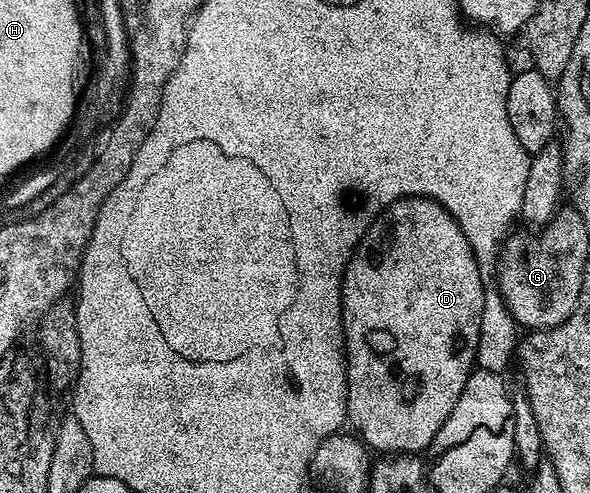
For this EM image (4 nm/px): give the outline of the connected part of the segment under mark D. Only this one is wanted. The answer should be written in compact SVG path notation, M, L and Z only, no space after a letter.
M421 199L410 205L413 205L410 209L401 209L405 207L390 207L384 210L383 216L375 225L377 242L375 242L374 245L368 245L368 243L362 244L360 248L354 252L353 257L345 268L345 278L341 285L341 314L345 318L345 360L347 362L345 370L347 371L347 379L349 380L349 416L347 421L350 426L353 424L354 427L357 428L357 430L355 430L356 436L360 438L370 450L376 451L376 449L378 449L378 454L381 455L417 455L422 452L420 449L428 450L430 446L432 446L435 435L439 431L439 427L443 427L443 423L451 415L451 411L456 409L459 395L465 390L467 379L471 376L477 364L477 348L479 347L479 335L481 334L481 320L483 319L483 311L485 310L485 302L487 300L487 294L485 294L486 278L481 272L481 266L477 264L477 256L473 253L471 243L467 239L467 235L462 231L457 220L455 220L438 201Z

